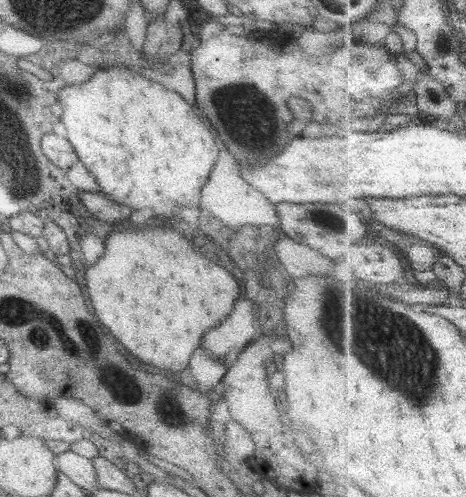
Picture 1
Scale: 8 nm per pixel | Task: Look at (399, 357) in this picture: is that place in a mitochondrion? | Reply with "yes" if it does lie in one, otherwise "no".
yes

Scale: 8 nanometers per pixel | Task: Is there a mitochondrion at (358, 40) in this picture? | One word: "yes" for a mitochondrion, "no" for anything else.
no

